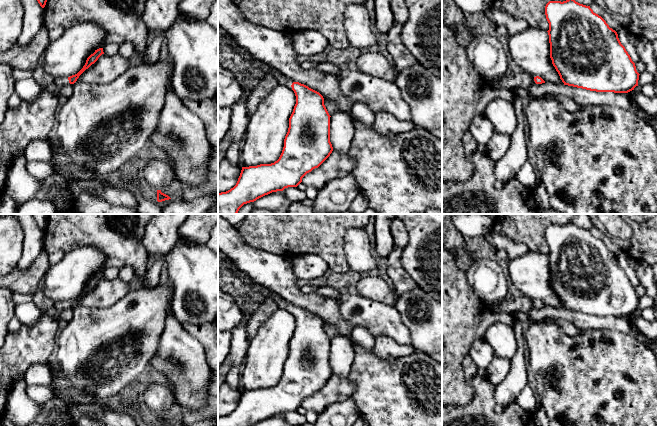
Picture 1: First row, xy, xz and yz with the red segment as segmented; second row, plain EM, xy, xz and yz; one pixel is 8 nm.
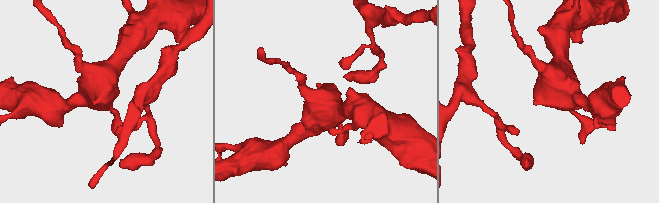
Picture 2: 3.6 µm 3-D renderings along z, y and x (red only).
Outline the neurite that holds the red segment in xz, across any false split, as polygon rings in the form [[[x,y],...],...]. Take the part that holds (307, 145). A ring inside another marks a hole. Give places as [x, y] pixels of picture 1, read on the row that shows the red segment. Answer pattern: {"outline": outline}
{"outline": [[[231,37],[231,45],[245,54],[256,66],[272,74],[277,83],[292,87],[296,104],[289,118],[284,147],[277,161],[271,164],[242,167],[236,185],[218,193],[218,214],[237,214],[247,203],[272,192],[297,187],[302,178],[318,168],[332,153],[330,115],[323,96],[299,82],[292,82],[276,69],[251,56]]]}

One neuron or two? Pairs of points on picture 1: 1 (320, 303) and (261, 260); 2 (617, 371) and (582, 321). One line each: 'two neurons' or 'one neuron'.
1: one neuron
2: two neurons

